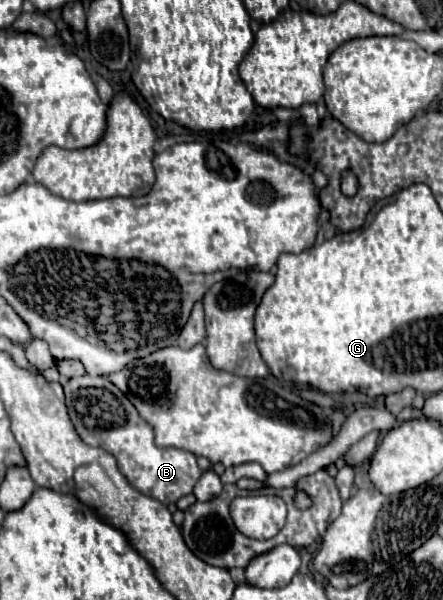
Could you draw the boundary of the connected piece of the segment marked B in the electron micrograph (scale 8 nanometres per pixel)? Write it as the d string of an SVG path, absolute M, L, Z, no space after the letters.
M82 375L72 377L64 385L64 393L68 415L82 441L110 451L118 459L118 465L126 479L140 493L150 495L164 505L176 503L180 497L192 493L194 483L202 475L200 467L196 465L196 457L182 449L156 447L152 427L138 415L134 405L116 385L112 385L104 377Z

